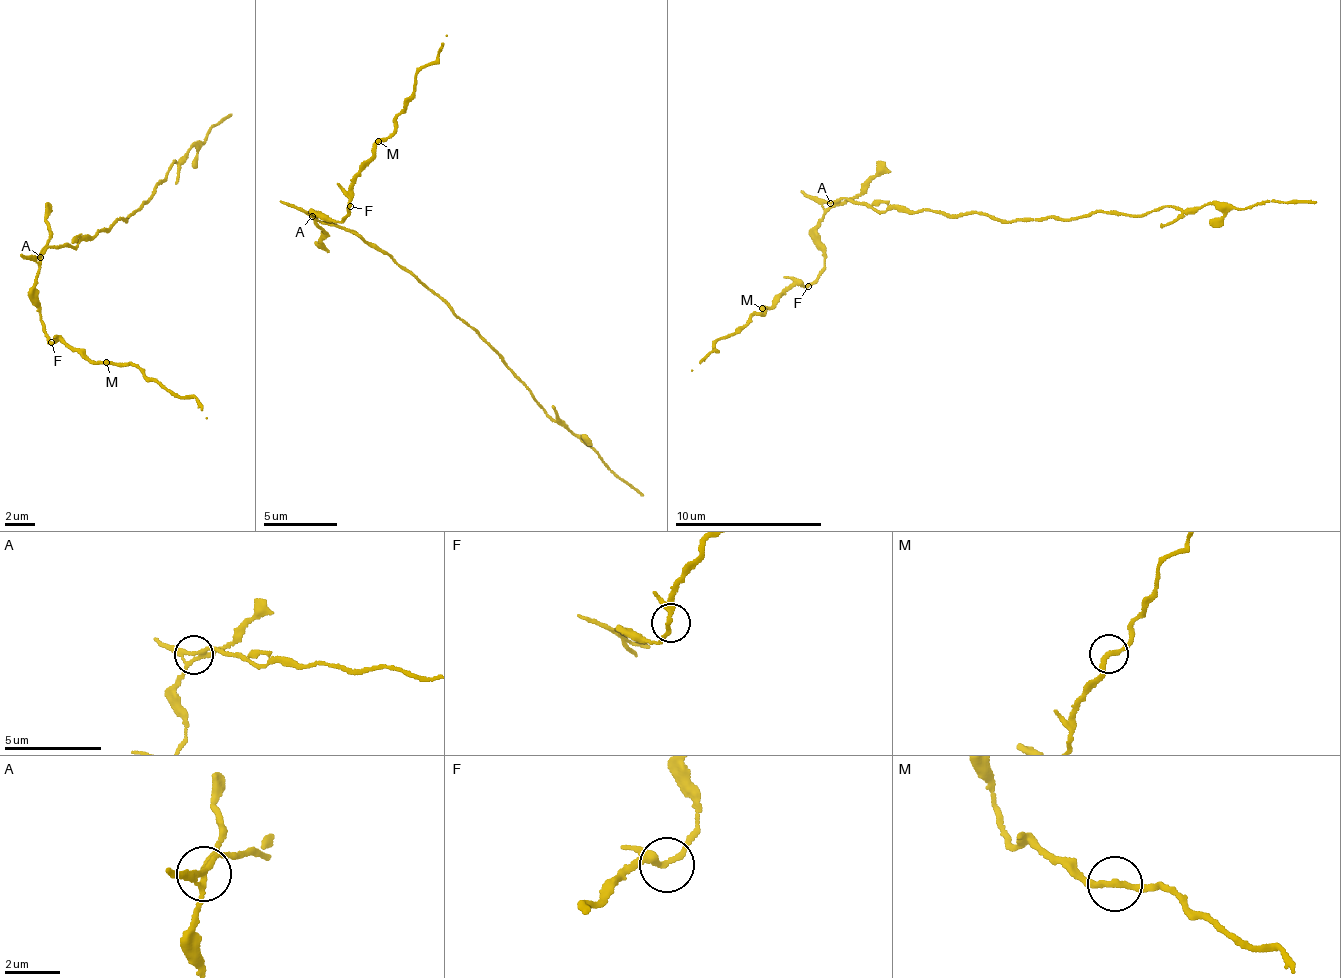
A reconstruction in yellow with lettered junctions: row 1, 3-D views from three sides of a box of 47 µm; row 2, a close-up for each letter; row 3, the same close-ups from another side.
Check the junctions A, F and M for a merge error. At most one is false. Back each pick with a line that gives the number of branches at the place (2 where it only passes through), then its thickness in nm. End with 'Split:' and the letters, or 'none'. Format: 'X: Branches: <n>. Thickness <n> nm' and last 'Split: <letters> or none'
A: Branches: 3. Thickness 200 nm
Split: A

